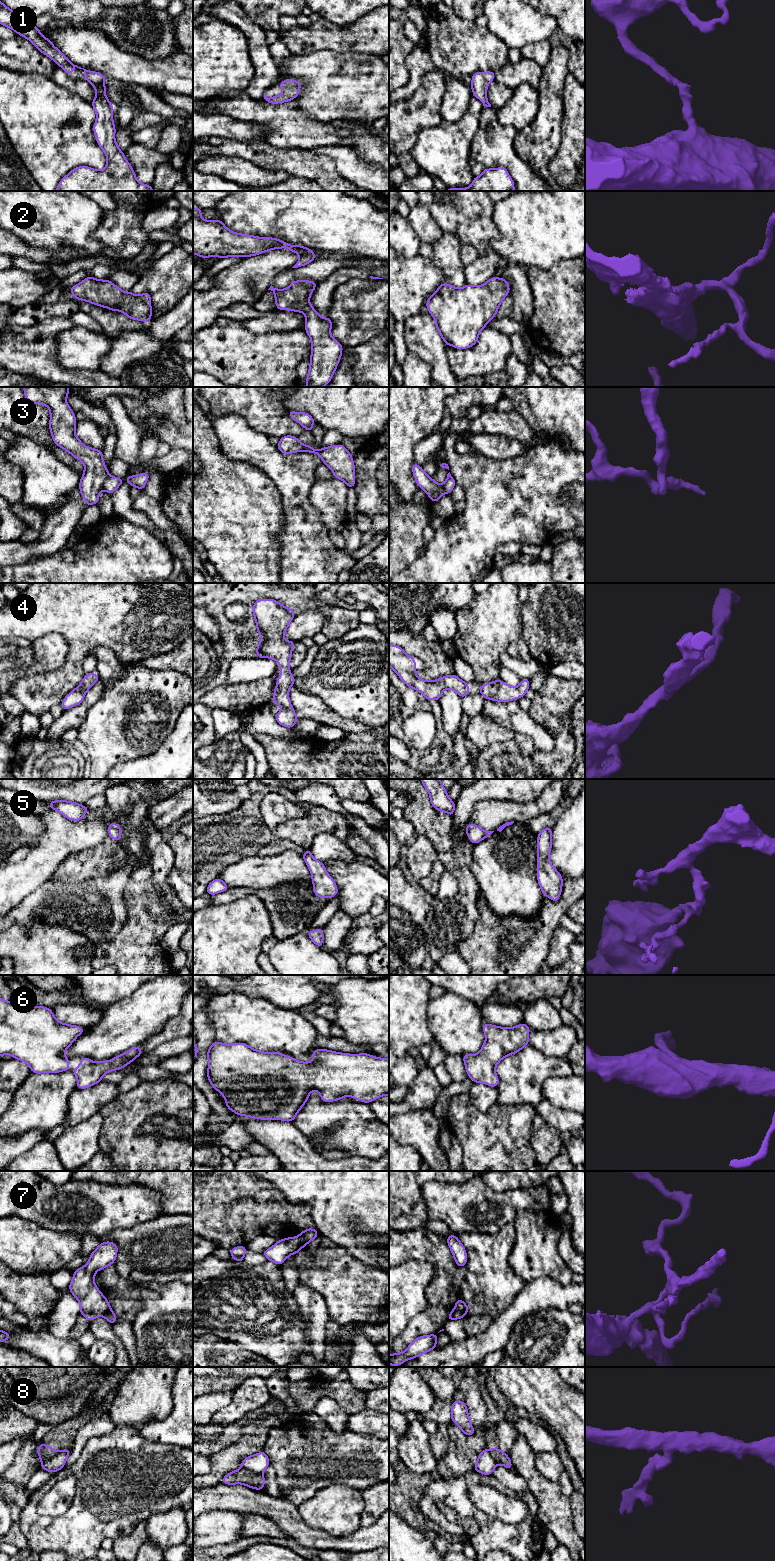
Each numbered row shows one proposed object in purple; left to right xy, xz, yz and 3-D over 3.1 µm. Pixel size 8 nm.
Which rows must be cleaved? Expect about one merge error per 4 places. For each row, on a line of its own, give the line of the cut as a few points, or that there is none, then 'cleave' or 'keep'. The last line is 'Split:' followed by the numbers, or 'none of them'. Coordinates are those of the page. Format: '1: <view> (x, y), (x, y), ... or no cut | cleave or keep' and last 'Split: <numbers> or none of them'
1: no cut | keep
2: no cut | keep
3: xy (109, 475), (102, 487) | cleave
4: no cut | keep
5: no cut | keep
6: no cut | keep
7: yz (454, 1308), (464, 1315) | cleave
8: xz (241, 1467), (261, 1474) | cleave
Split: 3, 7, 8

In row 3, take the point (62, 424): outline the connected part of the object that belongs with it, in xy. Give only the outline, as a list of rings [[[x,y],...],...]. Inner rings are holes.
[[[23,387],[27,401],[43,404],[49,408],[49,428],[54,443],[71,453],[84,464],[84,472],[79,483],[81,496],[86,506],[99,502],[99,493],[109,476],[103,462],[103,451],[85,446],[76,436],[75,413],[66,402],[68,387]]]

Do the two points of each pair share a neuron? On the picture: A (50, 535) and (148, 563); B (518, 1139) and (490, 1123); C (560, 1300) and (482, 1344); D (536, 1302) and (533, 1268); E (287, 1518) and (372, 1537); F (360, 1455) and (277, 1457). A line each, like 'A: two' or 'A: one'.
A: two
B: one
C: one
D: two
E: one
F: one

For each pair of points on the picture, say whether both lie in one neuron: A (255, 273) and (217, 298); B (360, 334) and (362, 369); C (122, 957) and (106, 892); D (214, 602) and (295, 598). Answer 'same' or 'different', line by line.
A: same
B: different
C: different
D: same

